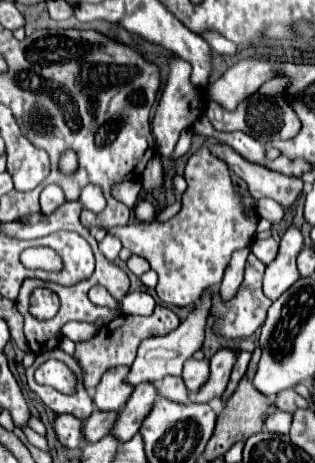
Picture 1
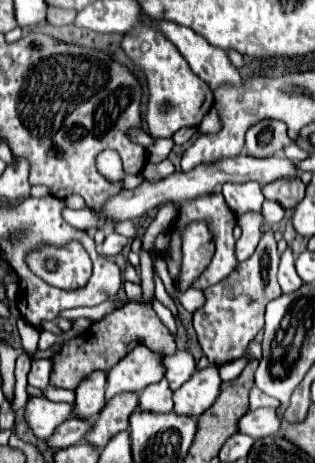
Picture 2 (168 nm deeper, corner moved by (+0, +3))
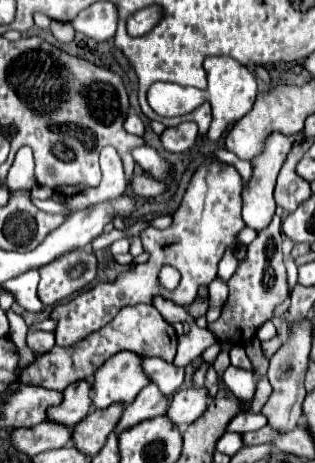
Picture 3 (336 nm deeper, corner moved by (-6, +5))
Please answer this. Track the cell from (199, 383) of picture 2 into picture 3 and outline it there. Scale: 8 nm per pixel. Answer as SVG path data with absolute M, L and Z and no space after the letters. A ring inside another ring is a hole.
M188 388L188 390L178 390L170 402L170 408L166 412L168 420L178 426L186 428L190 426L208 406L208 390L206 388Z

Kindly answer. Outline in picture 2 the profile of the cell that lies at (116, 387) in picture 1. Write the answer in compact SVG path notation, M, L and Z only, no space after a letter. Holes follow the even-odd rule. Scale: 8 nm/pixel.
M96 370L84 382L80 382L80 386L76 388L74 414L78 418L94 422L96 414L100 414L100 410L106 406L106 398L104 398L104 374L106 374L104 370Z

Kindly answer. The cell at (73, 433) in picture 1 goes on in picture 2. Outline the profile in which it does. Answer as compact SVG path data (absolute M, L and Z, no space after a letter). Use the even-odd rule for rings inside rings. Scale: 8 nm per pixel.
M46 398L28 400L26 420L38 438L50 438L68 418L72 418L72 404L50 402Z

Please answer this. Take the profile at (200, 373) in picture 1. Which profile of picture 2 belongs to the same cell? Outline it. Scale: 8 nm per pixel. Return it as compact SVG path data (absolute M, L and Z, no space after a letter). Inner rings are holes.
M180 350L180 352L172 354L172 356L166 356L164 366L166 366L166 380L170 382L172 390L178 390L196 372L194 356L190 352L186 352L186 350Z

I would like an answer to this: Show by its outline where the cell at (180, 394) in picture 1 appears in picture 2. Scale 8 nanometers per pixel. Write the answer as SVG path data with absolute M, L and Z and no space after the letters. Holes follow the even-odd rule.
M164 378L152 386L146 386L144 392L140 392L140 408L150 412L170 412L174 408L172 402L172 390Z

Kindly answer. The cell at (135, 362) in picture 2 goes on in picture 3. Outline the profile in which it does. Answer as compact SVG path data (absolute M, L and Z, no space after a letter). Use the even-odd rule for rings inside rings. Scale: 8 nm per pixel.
M118 352L96 368L92 378L92 404L96 408L130 404L130 400L134 400L134 396L150 384L140 362L142 358L134 352Z

